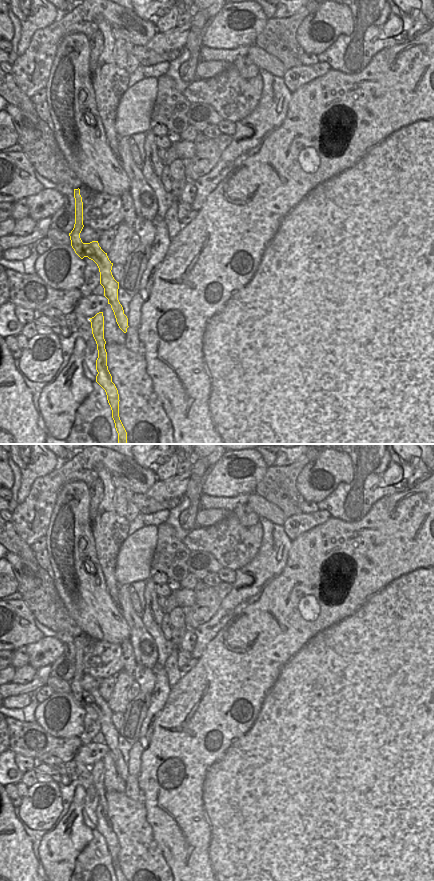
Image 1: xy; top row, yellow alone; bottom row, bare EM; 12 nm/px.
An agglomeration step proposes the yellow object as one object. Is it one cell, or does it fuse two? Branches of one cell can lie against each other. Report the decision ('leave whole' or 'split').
split

